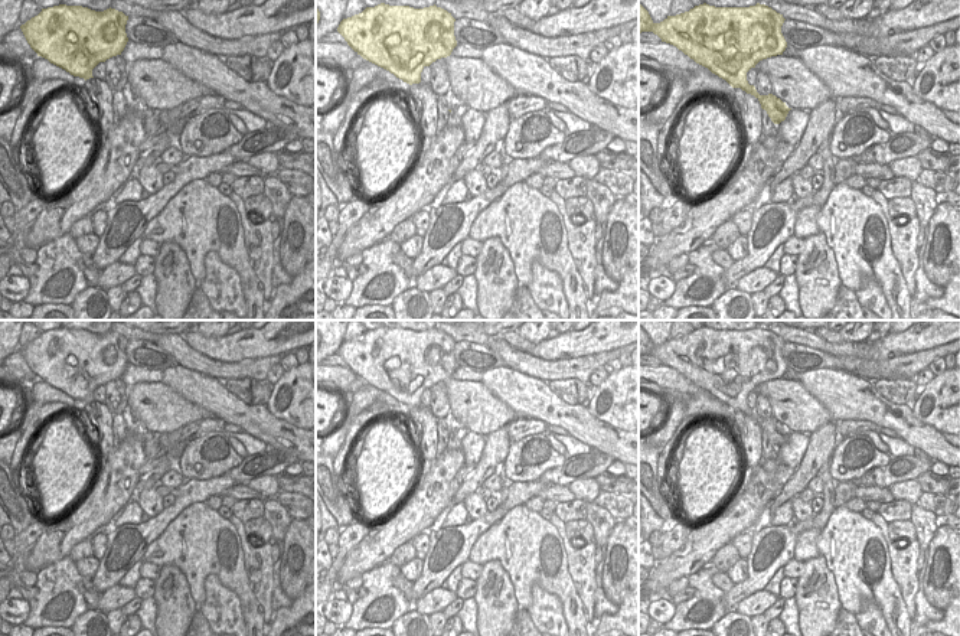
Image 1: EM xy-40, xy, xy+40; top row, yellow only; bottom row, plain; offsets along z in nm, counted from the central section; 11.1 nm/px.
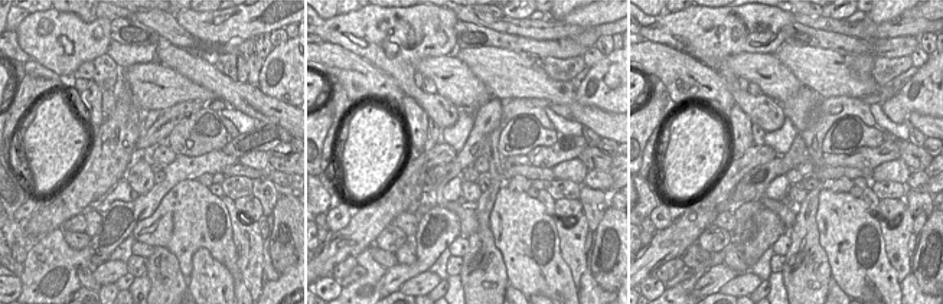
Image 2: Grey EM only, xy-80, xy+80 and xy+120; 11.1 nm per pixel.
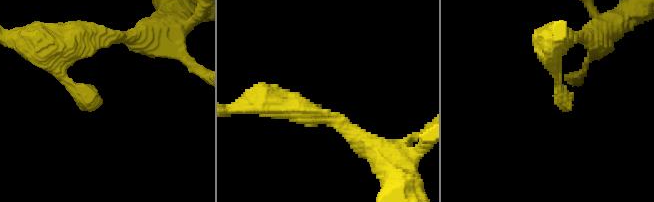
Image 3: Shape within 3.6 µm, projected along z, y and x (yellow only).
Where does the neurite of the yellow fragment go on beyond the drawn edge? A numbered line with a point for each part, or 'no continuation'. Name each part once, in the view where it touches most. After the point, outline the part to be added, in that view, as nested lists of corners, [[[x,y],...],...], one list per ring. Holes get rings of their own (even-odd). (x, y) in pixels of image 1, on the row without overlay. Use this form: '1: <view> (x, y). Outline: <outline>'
no continuation.

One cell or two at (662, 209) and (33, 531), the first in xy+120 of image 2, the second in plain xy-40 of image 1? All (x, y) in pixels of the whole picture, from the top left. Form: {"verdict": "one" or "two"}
{"verdict": "one"}

